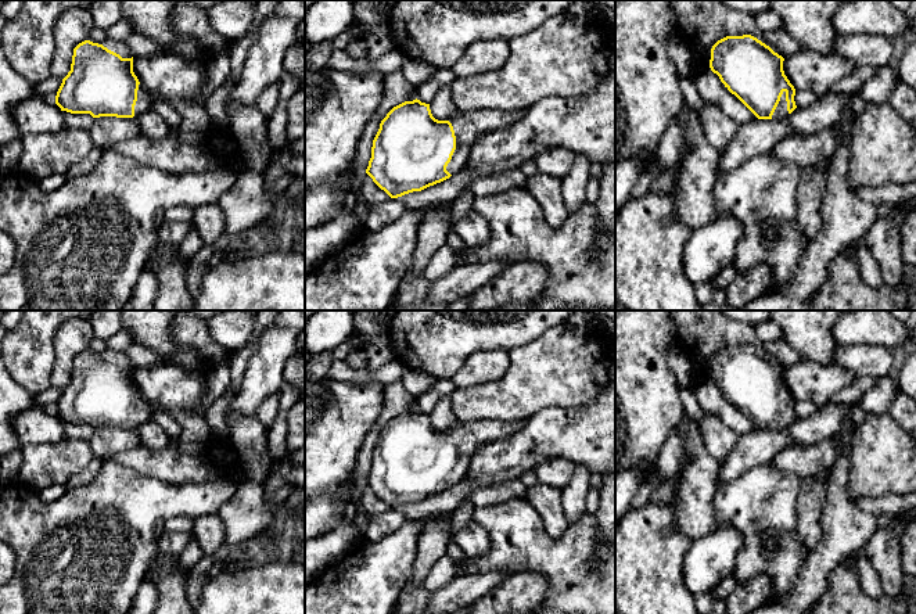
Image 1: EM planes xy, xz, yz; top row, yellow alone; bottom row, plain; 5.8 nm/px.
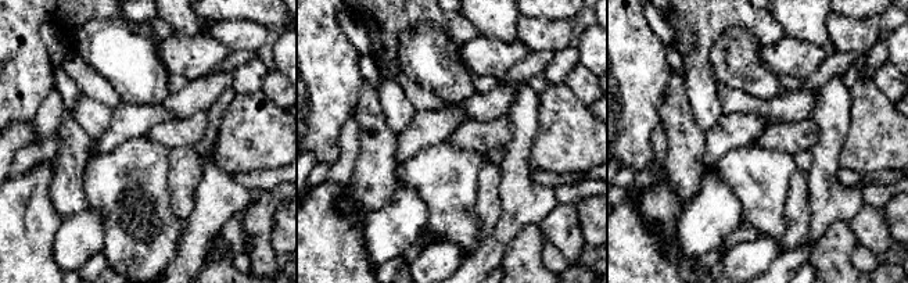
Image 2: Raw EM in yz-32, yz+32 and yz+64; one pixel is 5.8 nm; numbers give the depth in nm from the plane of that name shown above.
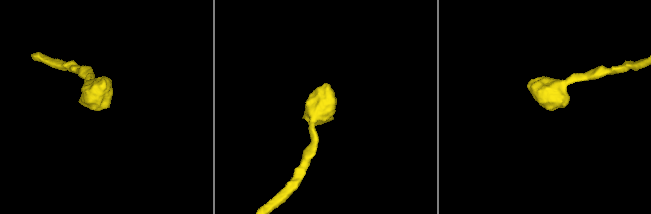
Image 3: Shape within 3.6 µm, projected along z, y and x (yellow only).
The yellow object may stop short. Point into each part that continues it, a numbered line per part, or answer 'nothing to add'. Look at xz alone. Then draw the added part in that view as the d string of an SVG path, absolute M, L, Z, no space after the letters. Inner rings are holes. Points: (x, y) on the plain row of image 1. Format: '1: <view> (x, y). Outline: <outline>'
1: xz (467, 435). Outline: M471 420L457 421L449 432L456 446L456 460L452 466L446 481L455 485L466 478L471 457L479 444L504 439L525 426L525 420L520 421L497 421L497 420Z

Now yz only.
1: yz (780, 423). Outline: M783 402L780 412L772 426L772 430L784 431L787 427L789 427L789 421L787 421L786 402Z

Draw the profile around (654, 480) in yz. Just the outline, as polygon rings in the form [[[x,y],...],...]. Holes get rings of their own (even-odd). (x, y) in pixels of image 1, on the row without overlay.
[[[657,470],[651,471],[649,478],[640,484],[636,495],[632,499],[632,509],[639,509],[644,506],[651,493],[662,484],[664,477]]]

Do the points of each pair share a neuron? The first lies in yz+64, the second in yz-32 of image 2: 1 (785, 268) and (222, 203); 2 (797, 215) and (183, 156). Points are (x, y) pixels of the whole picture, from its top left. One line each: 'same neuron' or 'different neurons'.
1: same neuron
2: same neuron

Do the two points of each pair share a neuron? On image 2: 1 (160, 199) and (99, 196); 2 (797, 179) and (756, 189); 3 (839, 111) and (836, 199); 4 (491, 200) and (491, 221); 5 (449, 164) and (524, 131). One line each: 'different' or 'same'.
1: same
2: different
3: same
4: same
5: different

